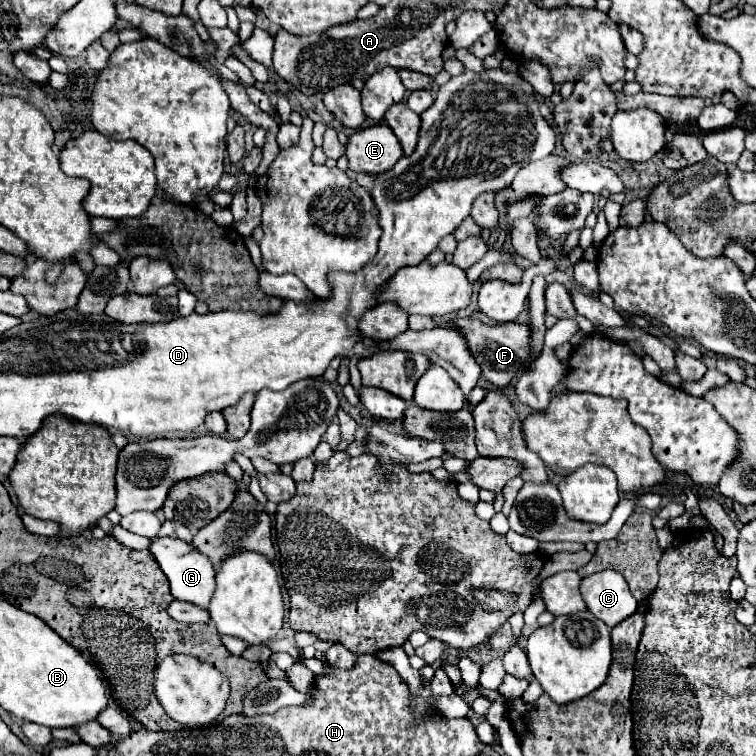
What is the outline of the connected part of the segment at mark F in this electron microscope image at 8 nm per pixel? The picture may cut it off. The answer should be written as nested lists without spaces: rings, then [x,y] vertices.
[[[453,319],[453,327],[465,337],[467,347],[471,355],[475,355],[475,361],[481,365],[483,377],[493,383],[495,387],[503,389],[511,383],[511,379],[525,369],[527,359],[529,359],[529,325],[519,325],[519,323],[503,323],[503,325],[485,325],[479,319]]]

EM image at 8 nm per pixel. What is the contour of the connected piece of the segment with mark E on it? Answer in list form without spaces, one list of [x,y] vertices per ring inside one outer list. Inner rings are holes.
[[[379,123],[355,131],[349,137],[345,155],[349,159],[349,169],[377,175],[391,169],[399,157],[403,157],[403,147],[395,133],[385,123]]]

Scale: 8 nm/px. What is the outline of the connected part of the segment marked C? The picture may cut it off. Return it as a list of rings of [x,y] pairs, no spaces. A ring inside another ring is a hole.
[[[601,571],[581,579],[581,597],[587,609],[607,627],[615,627],[637,611],[637,601],[619,571]]]

